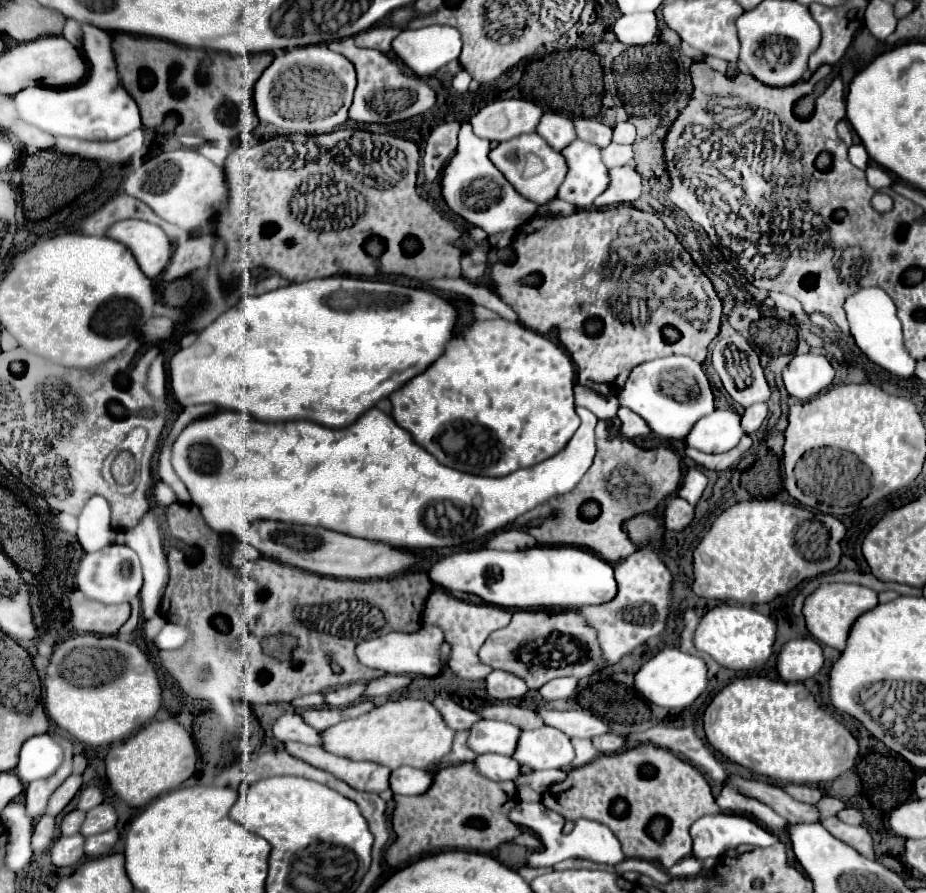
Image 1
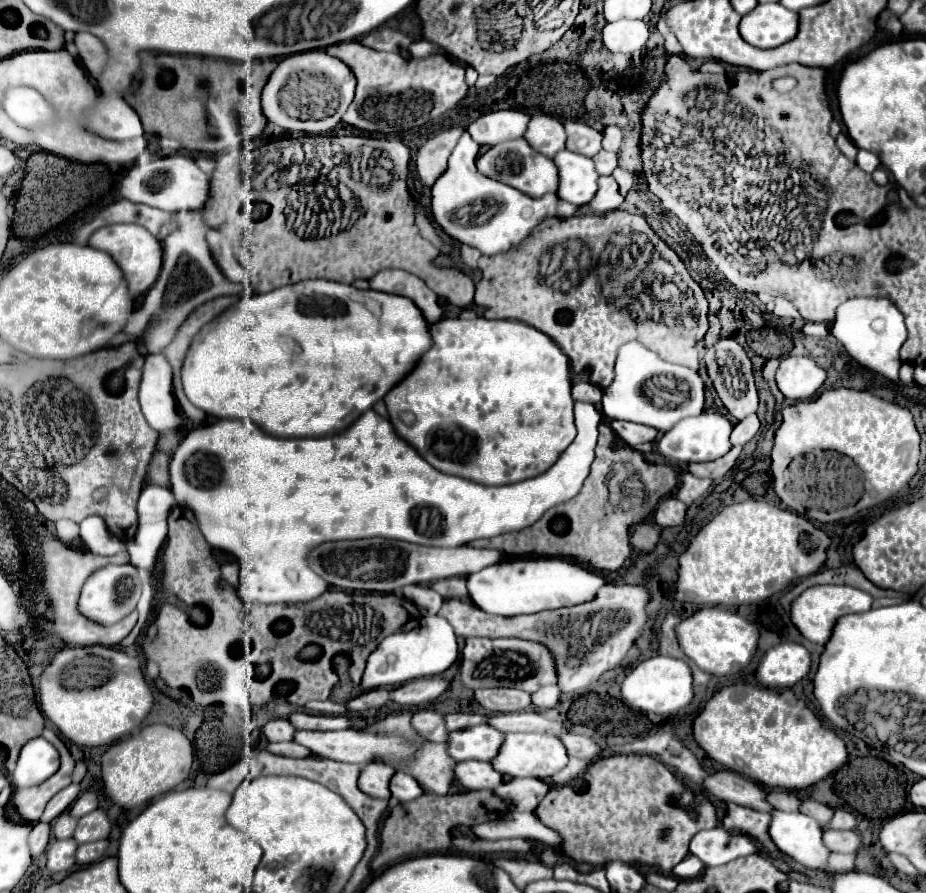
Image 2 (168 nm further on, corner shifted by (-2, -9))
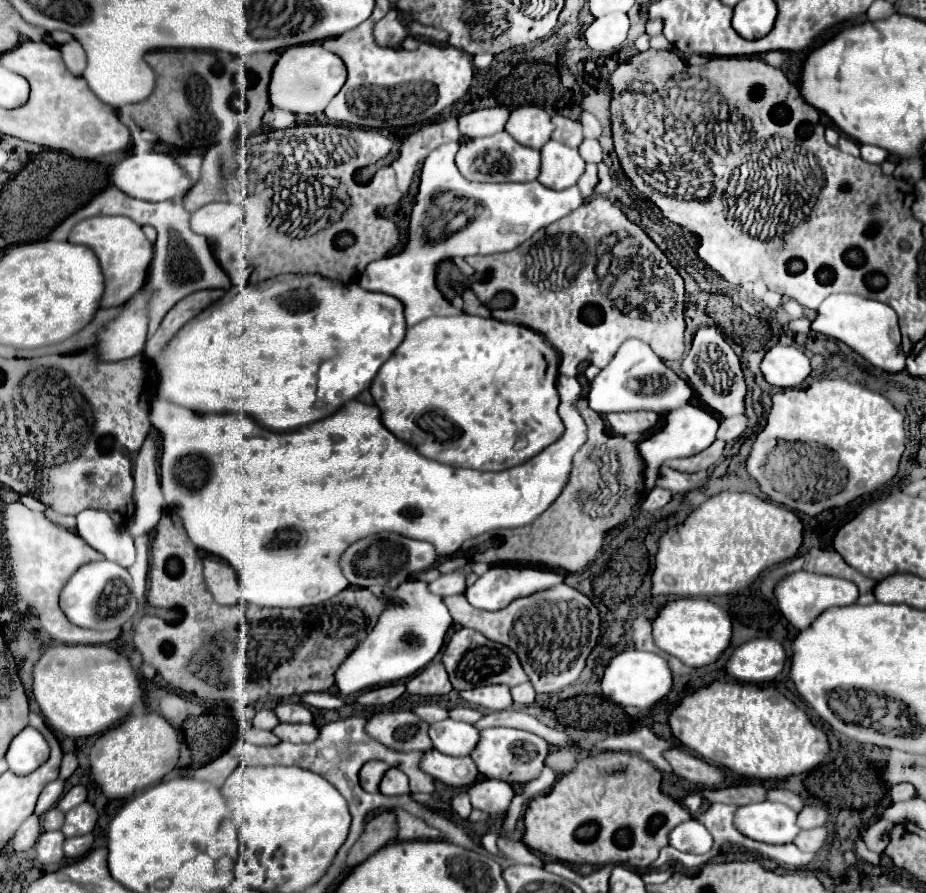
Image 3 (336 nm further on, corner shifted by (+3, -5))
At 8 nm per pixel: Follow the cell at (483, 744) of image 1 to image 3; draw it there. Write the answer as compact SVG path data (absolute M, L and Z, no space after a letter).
M442 720L430 726L430 738L434 748L448 756L470 756L480 742L480 730L466 722Z

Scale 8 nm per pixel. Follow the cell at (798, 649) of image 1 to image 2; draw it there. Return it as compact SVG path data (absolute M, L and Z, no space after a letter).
M781 642L769 648L755 670L759 684L767 688L791 688L811 668L809 652L795 642Z

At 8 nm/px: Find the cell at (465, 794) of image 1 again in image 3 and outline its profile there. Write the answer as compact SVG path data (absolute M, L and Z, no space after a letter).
M380 812L370 822L360 836L360 840L348 852L348 866L356 866L370 858L374 852L384 848L388 842L398 838L398 820L394 812Z

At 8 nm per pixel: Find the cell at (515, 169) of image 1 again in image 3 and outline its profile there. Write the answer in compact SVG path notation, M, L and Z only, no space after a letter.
M508 132L466 140L456 154L458 170L474 182L534 182L540 174L540 152L518 144Z

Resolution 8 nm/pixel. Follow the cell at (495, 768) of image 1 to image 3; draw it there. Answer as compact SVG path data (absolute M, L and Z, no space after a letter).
M430 750L428 754L424 754L420 766L436 780L454 788L468 788L478 780L478 768L470 756L454 758L438 750Z

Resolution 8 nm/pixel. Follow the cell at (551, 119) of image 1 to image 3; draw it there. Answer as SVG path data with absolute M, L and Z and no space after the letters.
M528 104L512 110L512 116L506 124L506 132L520 144L540 150L552 138L554 124L544 108Z

